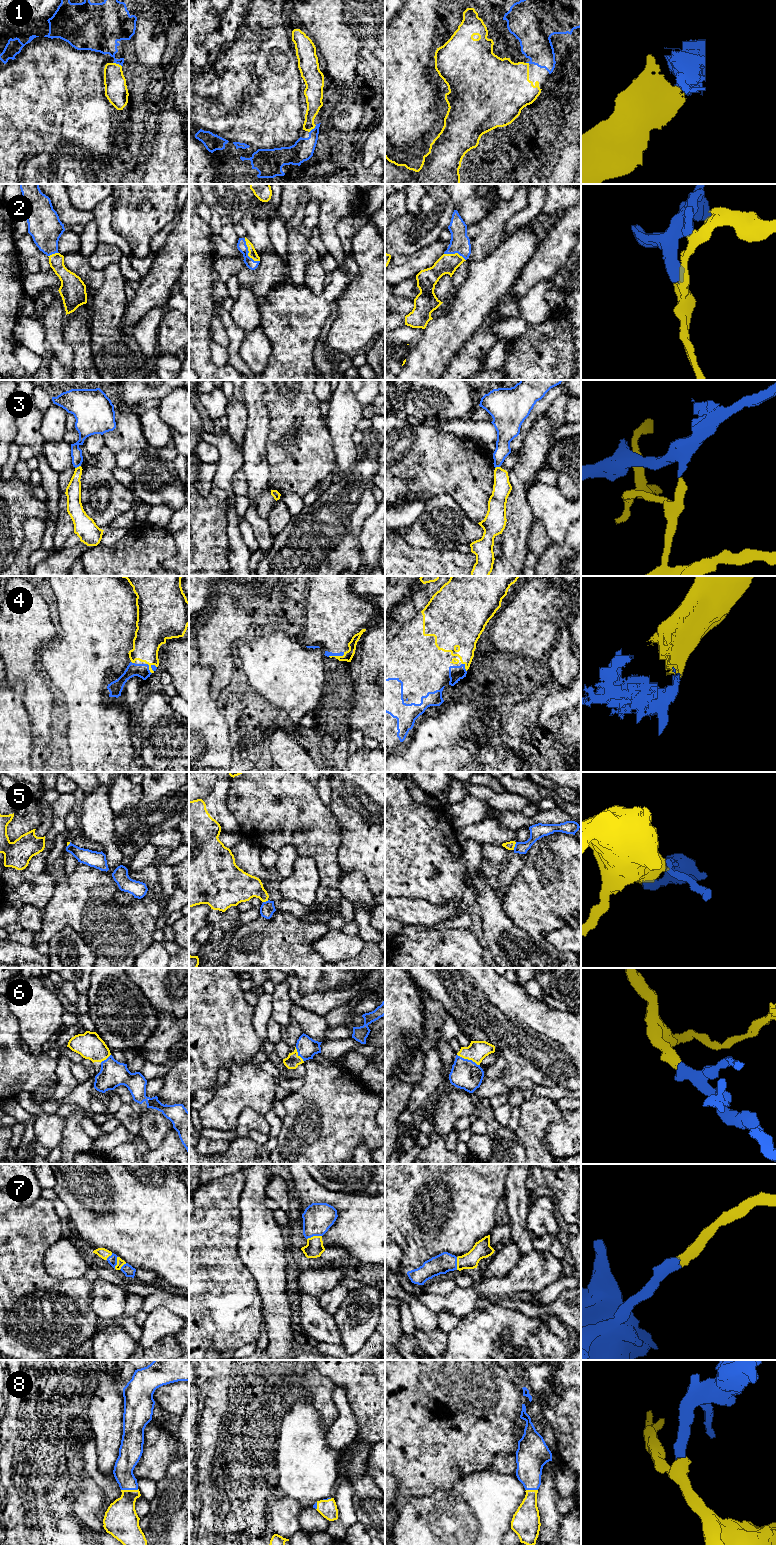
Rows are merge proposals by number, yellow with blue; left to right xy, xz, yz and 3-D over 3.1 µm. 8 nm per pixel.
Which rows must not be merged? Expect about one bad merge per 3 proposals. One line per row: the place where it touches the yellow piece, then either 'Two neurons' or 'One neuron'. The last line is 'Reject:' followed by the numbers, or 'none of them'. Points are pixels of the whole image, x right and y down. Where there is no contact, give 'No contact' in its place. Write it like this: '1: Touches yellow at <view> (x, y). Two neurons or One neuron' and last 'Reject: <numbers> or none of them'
1: Touches yellow at xy (117, 64). One neuron
2: Touches yellow at xz (249, 252). One neuron
3: Touches yellow at xy (77, 467). Two neurons
4: Touches yellow at xy (149, 668). One neuron
5: Touches yellow at yz (514, 846). Two neurons
6: Touches yellow at yz (468, 1059). One neuron
7: Touches yellow at xz (314, 1236). One neuron
8: Touches yellow at xy (129, 1490). One neuron
Reject: 3, 5

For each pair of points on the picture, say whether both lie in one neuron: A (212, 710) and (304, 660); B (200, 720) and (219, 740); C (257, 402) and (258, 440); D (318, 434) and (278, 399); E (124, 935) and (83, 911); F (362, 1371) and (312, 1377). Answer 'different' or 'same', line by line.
A: different
B: same
C: same
D: same
E: same
F: different

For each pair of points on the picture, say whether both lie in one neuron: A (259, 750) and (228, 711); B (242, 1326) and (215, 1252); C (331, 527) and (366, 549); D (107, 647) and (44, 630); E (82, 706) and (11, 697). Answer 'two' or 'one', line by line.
A: one
B: one
C: two
D: two
E: two

